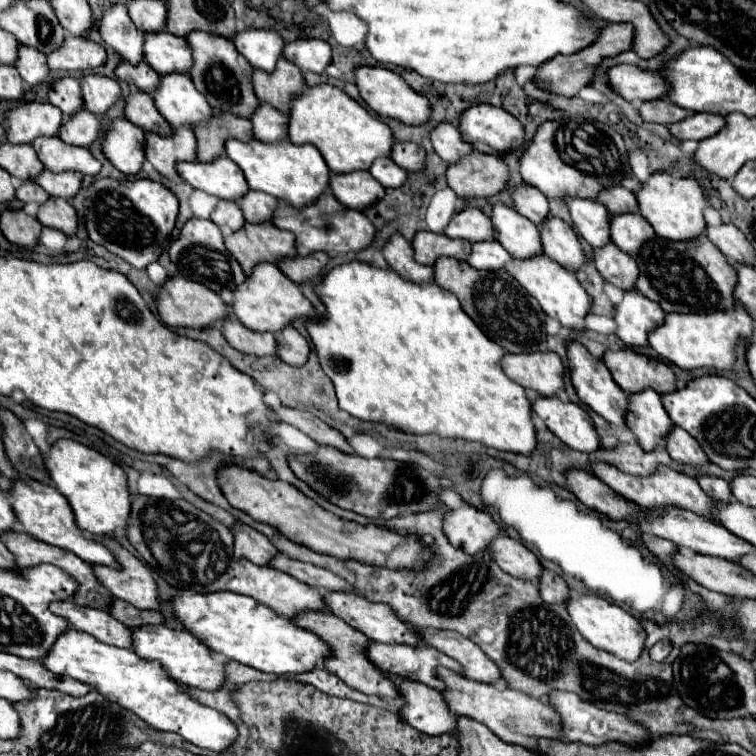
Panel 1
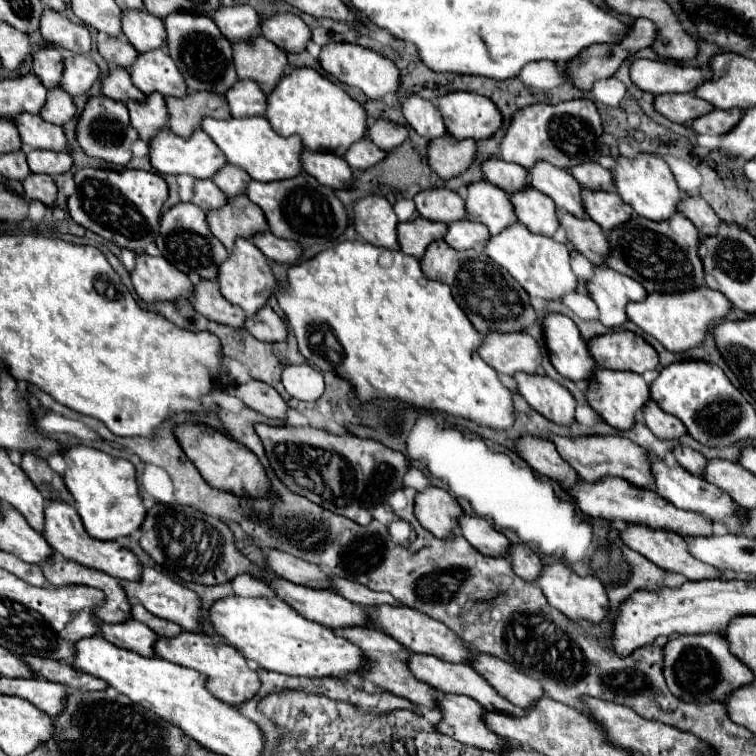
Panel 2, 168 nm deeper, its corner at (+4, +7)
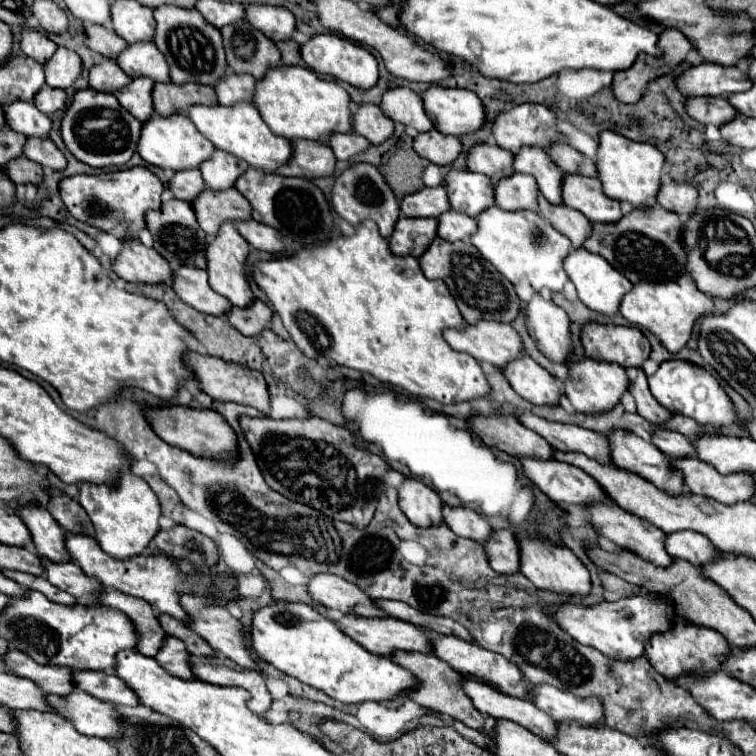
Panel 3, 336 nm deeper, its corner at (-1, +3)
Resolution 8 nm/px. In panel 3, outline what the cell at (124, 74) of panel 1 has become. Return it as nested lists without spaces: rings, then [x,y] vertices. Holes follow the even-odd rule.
[[[86,23],[86,33],[88,33],[88,41],[86,45],[94,51],[94,53],[100,53],[102,57],[108,57],[108,59],[116,59],[126,47],[128,43],[124,43],[124,39],[120,39],[112,27],[100,27],[100,25],[92,25],[92,23]]]

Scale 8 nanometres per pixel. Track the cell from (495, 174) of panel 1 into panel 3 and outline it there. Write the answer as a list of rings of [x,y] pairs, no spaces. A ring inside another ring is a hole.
[[[432,129],[428,133],[416,135],[414,149],[420,157],[434,165],[450,165],[462,153],[462,143],[452,135],[440,135],[440,131]]]

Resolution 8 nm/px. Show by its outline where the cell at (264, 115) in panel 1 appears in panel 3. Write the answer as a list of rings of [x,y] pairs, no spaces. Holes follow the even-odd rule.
[[[228,75],[224,83],[218,83],[216,87],[218,101],[224,107],[232,107],[236,103],[254,103],[254,89],[256,89],[256,79],[252,75]]]

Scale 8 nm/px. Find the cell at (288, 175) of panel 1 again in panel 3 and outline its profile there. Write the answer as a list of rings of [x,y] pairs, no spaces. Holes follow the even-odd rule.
[[[194,105],[188,111],[192,123],[196,129],[214,143],[216,149],[222,149],[238,159],[244,159],[250,167],[260,169],[264,173],[274,173],[278,167],[286,165],[292,157],[292,143],[288,139],[280,139],[278,135],[272,135],[268,125],[264,123],[262,115],[254,105],[240,105],[240,107],[204,107]]]

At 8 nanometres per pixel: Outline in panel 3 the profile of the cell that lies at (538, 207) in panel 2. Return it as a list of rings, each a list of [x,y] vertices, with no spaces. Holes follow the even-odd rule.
[[[514,173],[496,183],[496,205],[506,211],[538,211],[538,183],[532,175]]]

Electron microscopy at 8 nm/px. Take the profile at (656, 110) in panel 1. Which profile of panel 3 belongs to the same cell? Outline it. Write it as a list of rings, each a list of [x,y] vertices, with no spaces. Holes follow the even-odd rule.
[[[690,97],[684,103],[686,113],[702,125],[724,125],[736,117],[734,107],[724,97]]]

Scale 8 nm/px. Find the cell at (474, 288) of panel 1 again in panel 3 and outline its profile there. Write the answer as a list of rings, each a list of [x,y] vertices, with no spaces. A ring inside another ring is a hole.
[[[440,237],[432,241],[428,251],[418,259],[424,275],[428,279],[442,279],[462,317],[466,323],[478,323],[478,321],[500,321],[500,323],[512,323],[518,313],[520,313],[520,299],[514,291],[514,285],[492,267],[478,251],[472,247],[470,241],[460,241],[460,243],[448,243]]]

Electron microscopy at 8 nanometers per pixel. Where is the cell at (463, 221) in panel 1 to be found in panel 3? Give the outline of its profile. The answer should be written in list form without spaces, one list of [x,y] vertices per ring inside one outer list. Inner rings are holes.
[[[424,187],[420,193],[416,191],[406,195],[400,203],[400,209],[406,217],[438,217],[446,211],[452,211],[446,187]]]

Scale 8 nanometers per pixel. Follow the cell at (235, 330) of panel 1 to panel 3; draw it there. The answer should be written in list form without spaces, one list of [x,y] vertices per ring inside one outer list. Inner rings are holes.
[[[180,267],[178,271],[174,271],[172,289],[186,305],[194,307],[200,313],[220,317],[228,315],[228,311],[232,309],[232,303],[228,303],[228,299],[212,291],[212,287],[208,285],[208,273],[204,269]]]

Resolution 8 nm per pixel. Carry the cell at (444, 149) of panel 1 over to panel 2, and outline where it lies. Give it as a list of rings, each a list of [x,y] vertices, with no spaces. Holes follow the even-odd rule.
[[[419,95],[403,97],[401,111],[403,111],[403,117],[407,119],[407,123],[425,139],[443,137],[447,131],[439,109],[431,101],[427,101]]]

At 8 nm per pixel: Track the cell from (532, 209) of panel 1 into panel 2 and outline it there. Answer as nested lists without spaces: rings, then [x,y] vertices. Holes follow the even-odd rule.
[[[489,157],[481,163],[481,171],[483,171],[483,177],[487,181],[491,181],[493,185],[501,187],[505,193],[515,193],[519,191],[521,187],[527,187],[529,185],[529,173],[525,167],[517,165],[517,163],[507,163],[499,157]]]

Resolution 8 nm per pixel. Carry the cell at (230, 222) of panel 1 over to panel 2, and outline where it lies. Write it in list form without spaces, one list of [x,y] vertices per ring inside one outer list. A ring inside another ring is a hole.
[[[195,179],[195,189],[193,189],[193,199],[195,205],[199,205],[201,209],[217,209],[223,207],[227,197],[223,195],[223,191],[219,191],[219,187],[209,181],[209,179]]]

